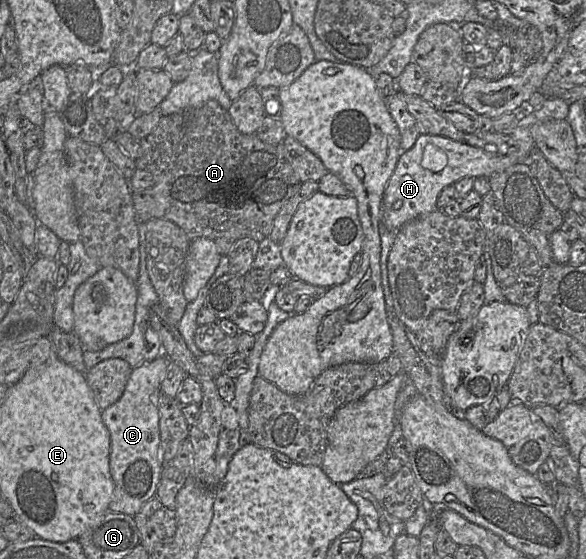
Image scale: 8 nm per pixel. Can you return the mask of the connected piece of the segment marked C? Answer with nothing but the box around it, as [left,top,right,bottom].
[101,353,170,516]

